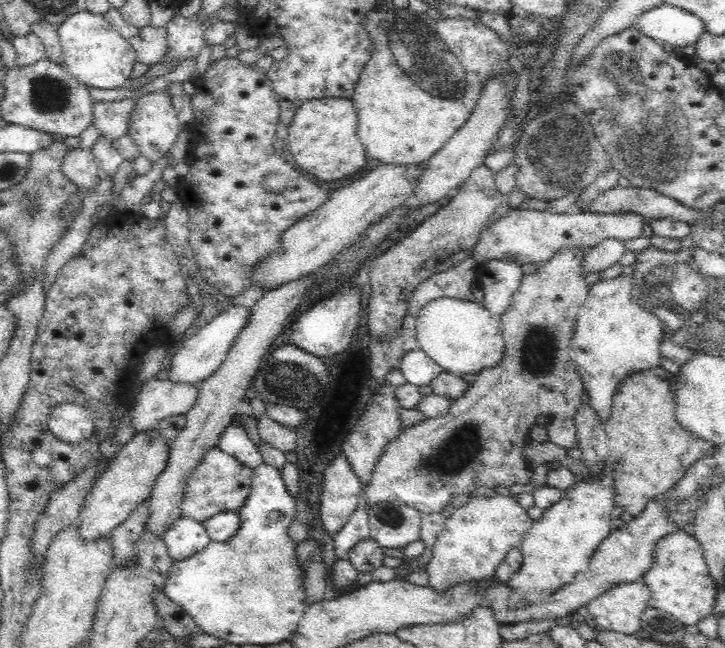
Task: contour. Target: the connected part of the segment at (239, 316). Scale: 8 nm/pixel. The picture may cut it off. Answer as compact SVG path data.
M232 304L226 310L220 311L210 322L183 342L183 345L173 355L168 364L170 366L168 378L177 382L198 384L204 382L224 362L238 333L248 324L250 316L252 316L252 308L248 309L248 307L242 307L241 305Z

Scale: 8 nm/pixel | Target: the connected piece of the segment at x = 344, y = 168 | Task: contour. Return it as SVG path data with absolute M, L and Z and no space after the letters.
M326 97L321 99L312 98L303 102L302 106L295 110L294 120L288 126L285 138L288 154L294 156L292 163L301 172L311 174L312 177L316 177L328 184L342 180L350 174L360 172L366 166L368 156L361 140L358 138L356 128L358 128L358 113L350 99Z

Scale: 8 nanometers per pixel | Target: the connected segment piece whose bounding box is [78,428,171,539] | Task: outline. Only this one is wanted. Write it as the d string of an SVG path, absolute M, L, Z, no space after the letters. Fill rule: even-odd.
M156 429L134 434L110 461L110 468L92 486L79 512L78 523L82 537L98 539L111 534L112 529L128 520L134 509L150 498L154 484L166 468L171 445Z

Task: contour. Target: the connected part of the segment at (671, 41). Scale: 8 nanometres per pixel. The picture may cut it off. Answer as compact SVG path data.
M666 3L642 12L631 24L631 28L641 36L673 47L694 45L704 33L702 21L698 17Z

